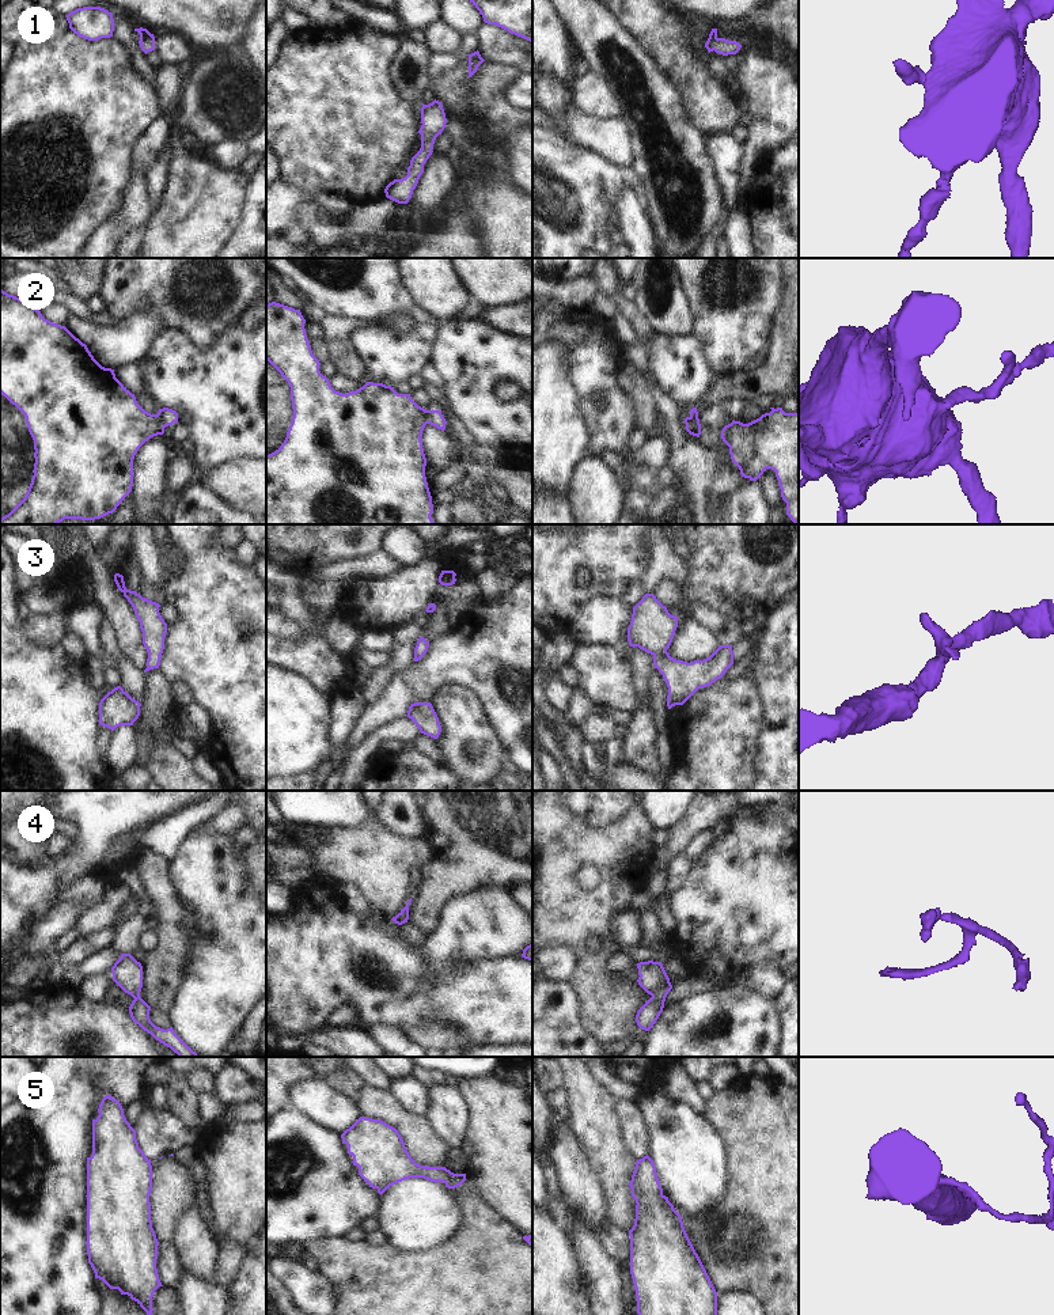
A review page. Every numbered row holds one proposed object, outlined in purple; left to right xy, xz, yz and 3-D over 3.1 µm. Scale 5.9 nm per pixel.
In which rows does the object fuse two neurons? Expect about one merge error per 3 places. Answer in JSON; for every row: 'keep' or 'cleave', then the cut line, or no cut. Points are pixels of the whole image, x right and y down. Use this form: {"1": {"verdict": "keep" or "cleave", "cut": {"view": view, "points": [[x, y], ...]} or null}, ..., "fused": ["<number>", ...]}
{"1": {"verdict": "keep", "cut": null}, "2": {"verdict": "cleave", "cut": {"view": "xy", "points": [[158, 413], [163, 429]]}}, "3": {"verdict": "keep", "cut": null}, "4": {"verdict": "keep", "cut": null}, "5": {"verdict": "keep", "cut": null}, "fused": ["2"]}

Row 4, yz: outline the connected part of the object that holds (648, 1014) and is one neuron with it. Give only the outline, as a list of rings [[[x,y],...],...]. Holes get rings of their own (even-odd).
[[[640,962],[637,969],[638,985],[652,997],[637,1011],[636,1022],[640,1028],[649,1031],[663,1012],[666,997],[672,985],[661,962]]]

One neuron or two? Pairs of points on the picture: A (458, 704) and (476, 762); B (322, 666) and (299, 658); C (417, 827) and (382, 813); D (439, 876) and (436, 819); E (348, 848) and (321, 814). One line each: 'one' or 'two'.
A: one
B: one
C: one
D: one
E: two

